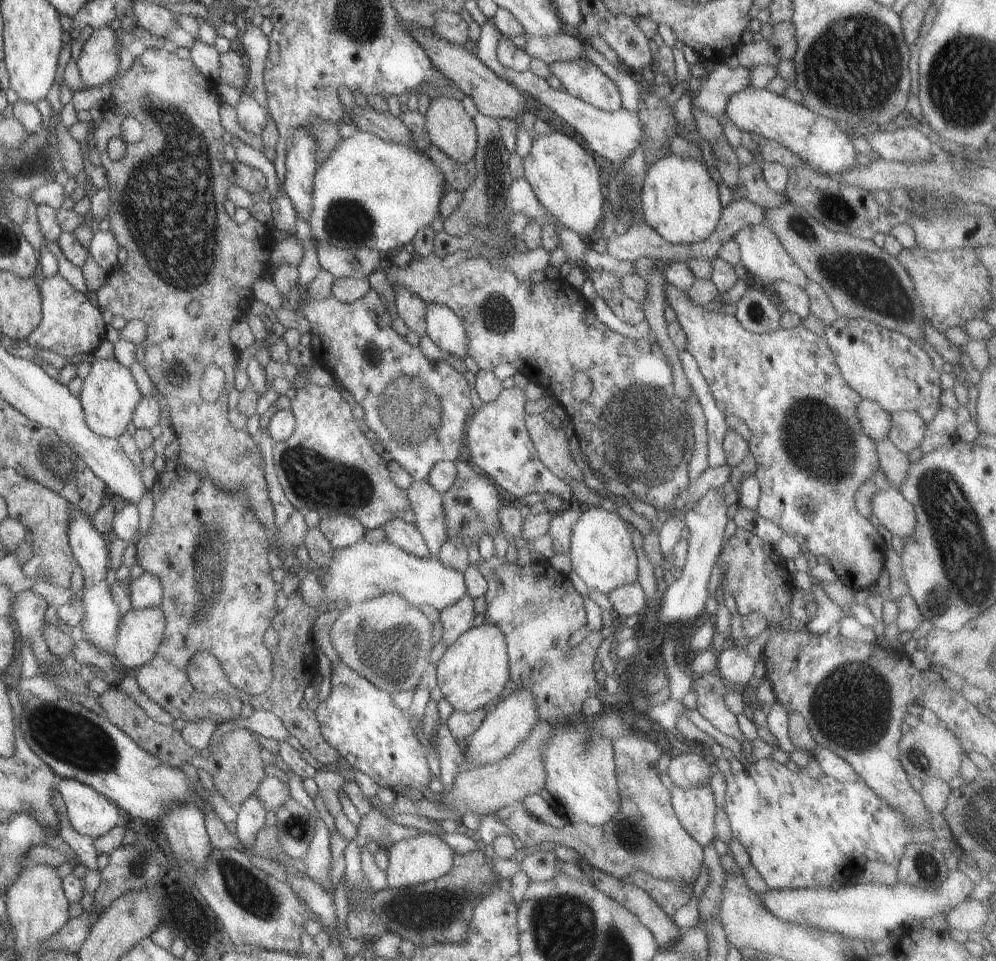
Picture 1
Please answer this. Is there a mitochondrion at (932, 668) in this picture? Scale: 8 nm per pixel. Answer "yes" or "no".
no

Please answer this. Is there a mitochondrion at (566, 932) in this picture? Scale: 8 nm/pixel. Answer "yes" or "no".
yes

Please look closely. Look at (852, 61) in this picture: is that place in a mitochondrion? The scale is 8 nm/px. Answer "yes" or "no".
yes

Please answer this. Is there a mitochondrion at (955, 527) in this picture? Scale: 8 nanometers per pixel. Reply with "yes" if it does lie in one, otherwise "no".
yes

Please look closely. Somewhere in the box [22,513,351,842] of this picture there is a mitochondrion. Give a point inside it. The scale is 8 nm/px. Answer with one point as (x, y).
(77, 740)

